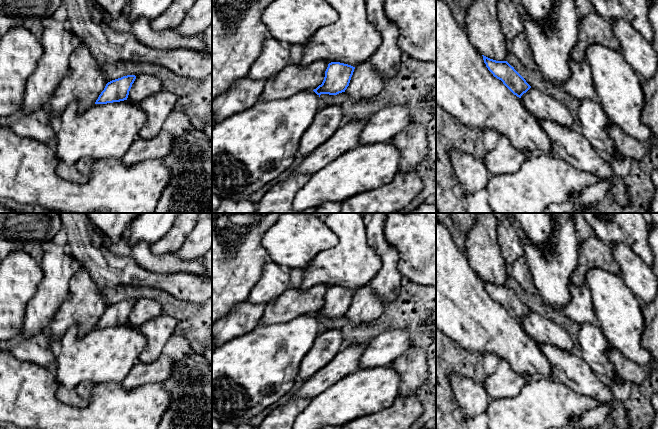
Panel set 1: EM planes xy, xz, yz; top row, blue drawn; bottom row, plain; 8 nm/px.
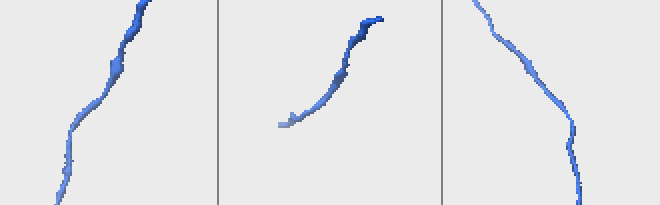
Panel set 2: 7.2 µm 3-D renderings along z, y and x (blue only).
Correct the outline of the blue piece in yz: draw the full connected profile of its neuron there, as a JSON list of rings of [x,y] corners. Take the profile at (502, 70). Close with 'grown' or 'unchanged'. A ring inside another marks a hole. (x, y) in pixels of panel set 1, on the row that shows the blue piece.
[[[484,55],[482,56],[486,67],[493,76],[501,80],[517,97],[521,98],[531,88],[526,80],[507,61],[496,61]]]; unchanged

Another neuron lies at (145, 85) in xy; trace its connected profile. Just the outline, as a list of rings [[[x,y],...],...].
[[[148,74],[136,77],[129,91],[127,100],[133,104],[139,104],[145,98],[159,93],[163,89],[162,81]]]

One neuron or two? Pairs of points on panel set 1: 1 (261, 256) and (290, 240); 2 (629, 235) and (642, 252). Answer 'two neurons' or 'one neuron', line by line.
1: two neurons
2: one neuron

